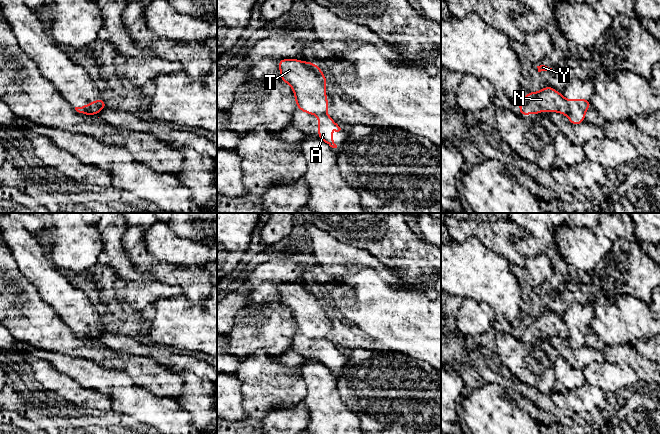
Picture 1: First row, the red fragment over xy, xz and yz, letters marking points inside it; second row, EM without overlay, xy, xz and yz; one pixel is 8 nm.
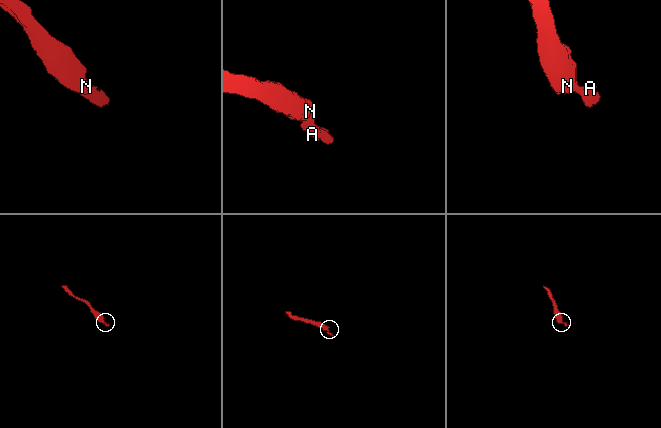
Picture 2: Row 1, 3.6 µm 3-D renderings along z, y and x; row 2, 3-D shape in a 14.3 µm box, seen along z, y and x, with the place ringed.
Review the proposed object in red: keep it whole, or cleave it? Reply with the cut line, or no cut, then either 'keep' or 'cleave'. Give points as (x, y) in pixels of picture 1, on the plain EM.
yz (565, 324), (568, 330), (567, 339) | cleave

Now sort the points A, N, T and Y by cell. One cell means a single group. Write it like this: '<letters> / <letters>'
A / N T Y

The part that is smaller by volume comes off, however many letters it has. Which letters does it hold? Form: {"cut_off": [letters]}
{"cut_off": ["A"]}

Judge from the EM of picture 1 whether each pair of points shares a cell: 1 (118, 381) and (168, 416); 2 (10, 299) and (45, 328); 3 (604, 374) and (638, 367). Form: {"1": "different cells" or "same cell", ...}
{"1": "same cell", "2": "same cell", "3": "different cells"}

